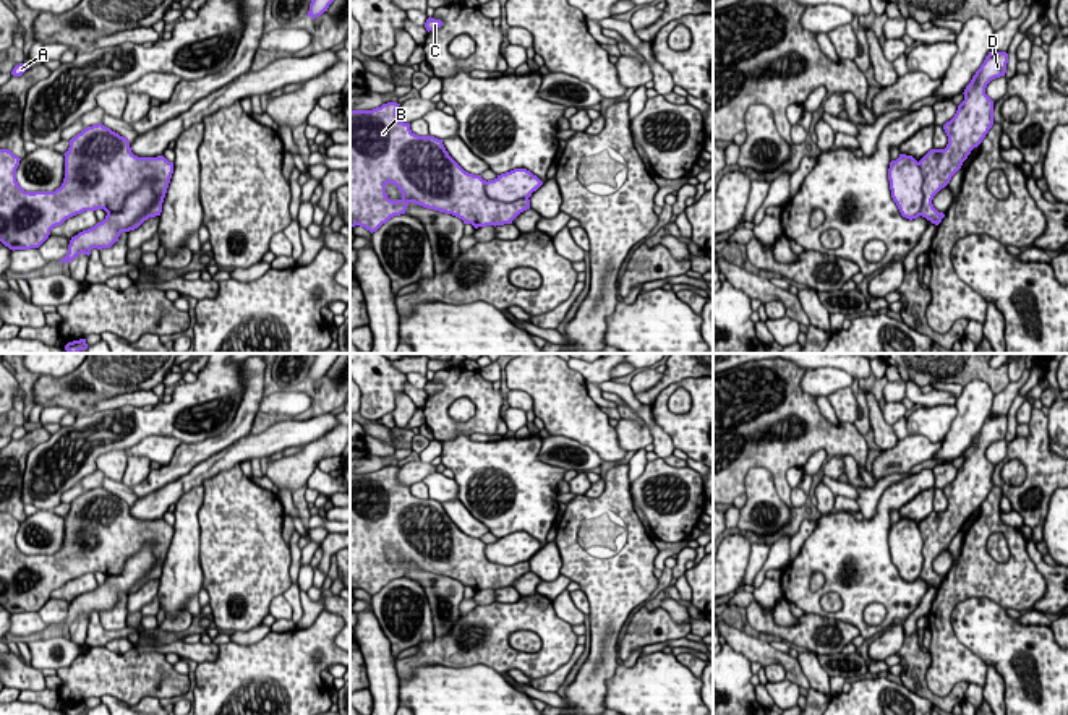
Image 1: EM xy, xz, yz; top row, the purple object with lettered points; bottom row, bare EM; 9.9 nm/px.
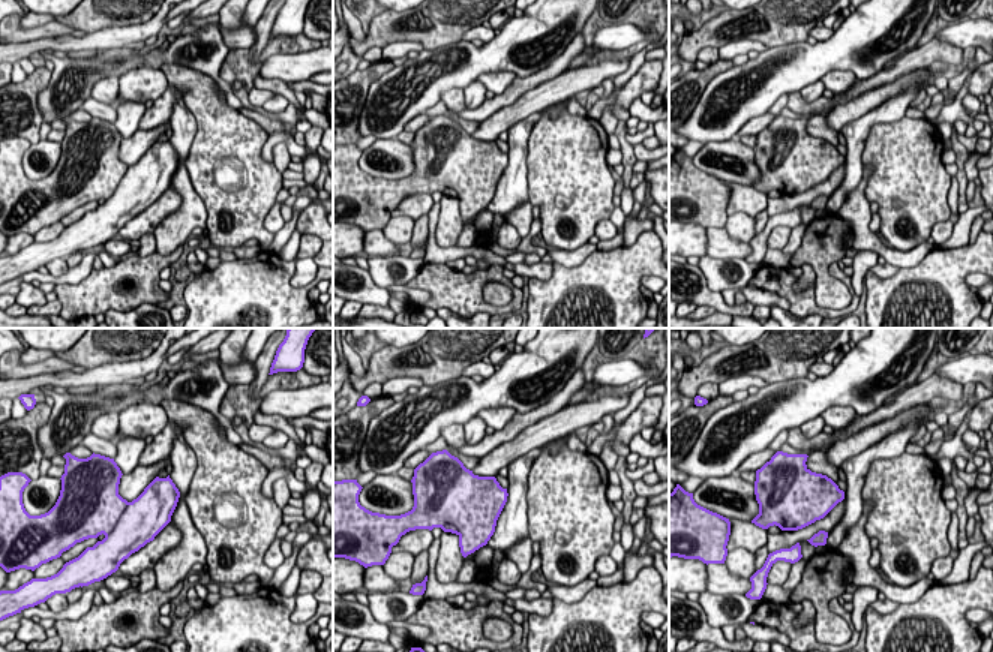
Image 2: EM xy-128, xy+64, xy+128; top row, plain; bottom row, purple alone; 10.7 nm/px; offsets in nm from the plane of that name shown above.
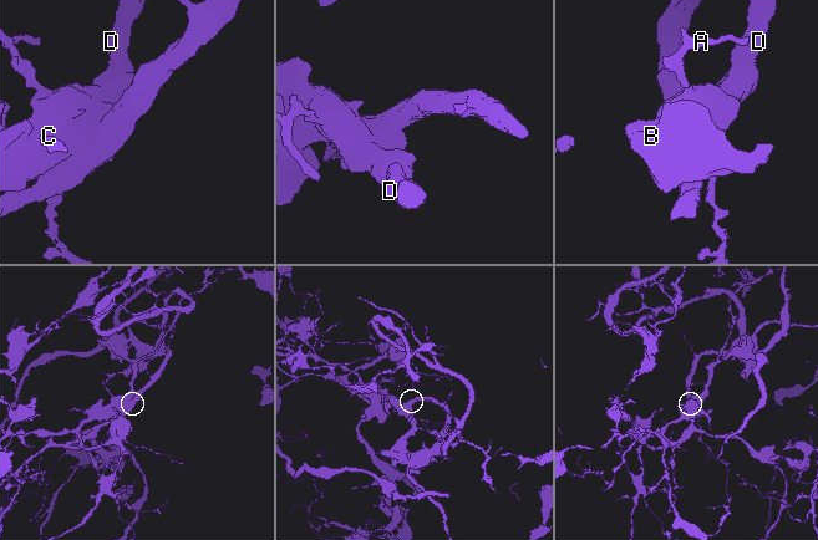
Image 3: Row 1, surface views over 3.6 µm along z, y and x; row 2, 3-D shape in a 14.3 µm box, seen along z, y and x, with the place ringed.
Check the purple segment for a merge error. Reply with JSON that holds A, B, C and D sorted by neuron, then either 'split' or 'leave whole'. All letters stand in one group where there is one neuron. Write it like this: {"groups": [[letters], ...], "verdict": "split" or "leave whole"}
{"groups": [["A", "B", "D"], ["C"]], "verdict": "split"}

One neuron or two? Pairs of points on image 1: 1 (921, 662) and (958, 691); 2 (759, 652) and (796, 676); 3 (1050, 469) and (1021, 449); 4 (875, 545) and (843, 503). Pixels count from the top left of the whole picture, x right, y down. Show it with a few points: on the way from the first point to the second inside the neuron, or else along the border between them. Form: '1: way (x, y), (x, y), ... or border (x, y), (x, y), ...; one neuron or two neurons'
1: way (919, 678), (919, 686), (931, 697), (942, 697); one neuron
2: way (768, 655), (781, 659), (790, 667); one neuron
3: way (1044, 466), (1028, 449); one neuron
4: border (835, 509), (848, 513); two neurons

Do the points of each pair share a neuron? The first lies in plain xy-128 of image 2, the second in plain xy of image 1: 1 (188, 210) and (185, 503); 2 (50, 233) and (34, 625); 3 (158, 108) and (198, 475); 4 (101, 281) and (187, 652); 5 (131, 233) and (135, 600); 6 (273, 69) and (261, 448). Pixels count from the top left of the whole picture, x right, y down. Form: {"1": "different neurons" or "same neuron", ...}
{"1": "same neuron", "2": "different neurons", "3": "different neurons", "4": "different neurons", "5": "same neuron", "6": "same neuron"}

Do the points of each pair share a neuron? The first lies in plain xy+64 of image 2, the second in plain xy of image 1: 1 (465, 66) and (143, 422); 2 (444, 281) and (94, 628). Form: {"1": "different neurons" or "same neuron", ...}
{"1": "same neuron", "2": "different neurons"}

